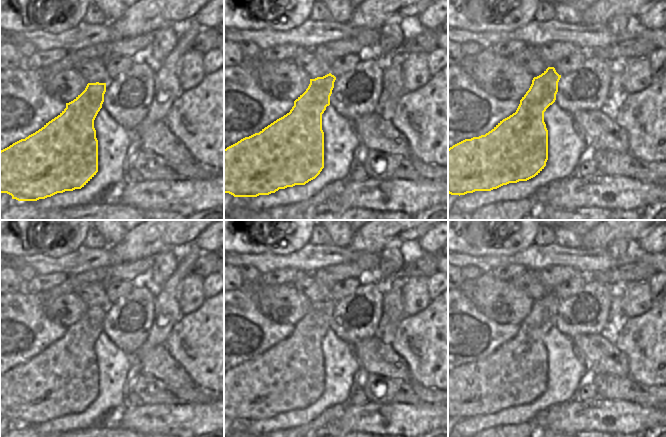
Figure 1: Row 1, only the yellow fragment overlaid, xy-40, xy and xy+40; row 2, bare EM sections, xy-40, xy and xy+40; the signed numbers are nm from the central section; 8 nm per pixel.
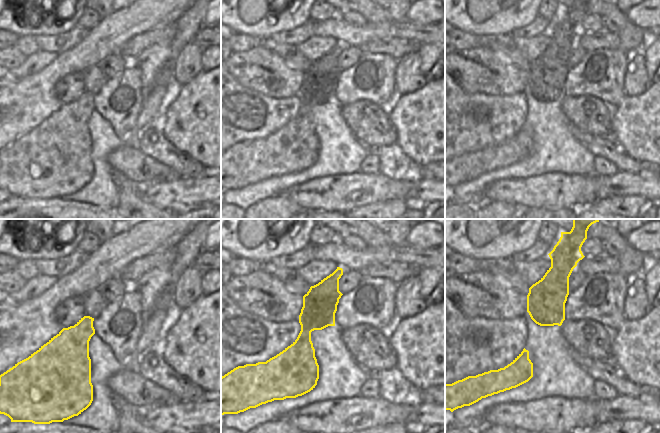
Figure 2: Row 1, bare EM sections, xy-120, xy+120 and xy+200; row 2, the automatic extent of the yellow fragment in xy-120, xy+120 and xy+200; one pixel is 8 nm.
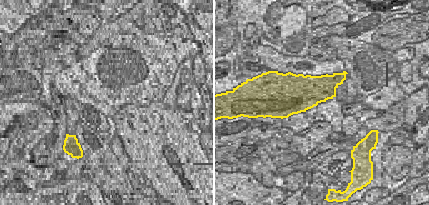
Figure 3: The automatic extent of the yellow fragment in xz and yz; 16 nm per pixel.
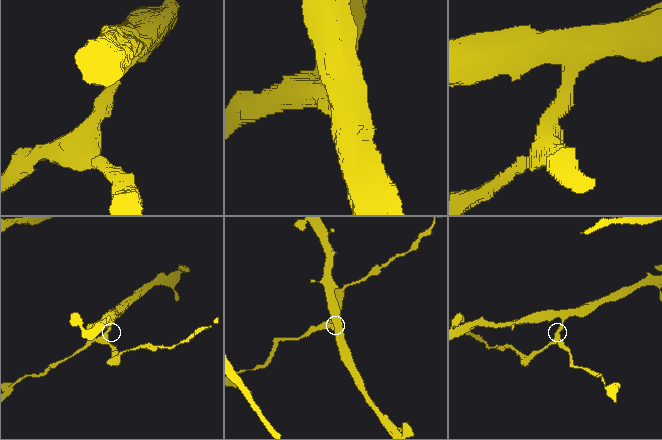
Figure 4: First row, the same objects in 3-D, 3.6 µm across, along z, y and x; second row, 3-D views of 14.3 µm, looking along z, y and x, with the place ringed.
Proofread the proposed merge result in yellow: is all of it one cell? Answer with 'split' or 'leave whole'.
split

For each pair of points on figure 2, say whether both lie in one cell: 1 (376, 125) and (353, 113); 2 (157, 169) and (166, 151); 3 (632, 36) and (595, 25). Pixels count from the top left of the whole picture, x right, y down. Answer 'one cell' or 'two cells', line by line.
1: one cell
2: two cells
3: two cells

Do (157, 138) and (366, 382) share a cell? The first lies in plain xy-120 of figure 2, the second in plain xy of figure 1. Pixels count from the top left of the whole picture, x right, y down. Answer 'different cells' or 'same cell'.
different cells

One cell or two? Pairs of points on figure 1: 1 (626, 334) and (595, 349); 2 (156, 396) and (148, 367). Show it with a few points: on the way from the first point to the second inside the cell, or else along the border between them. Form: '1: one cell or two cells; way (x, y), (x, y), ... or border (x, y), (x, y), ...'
1: two cells; border (612, 336), (614, 345), (627, 360)
2: two cells; border (140, 372), (152, 375), (171, 386)

